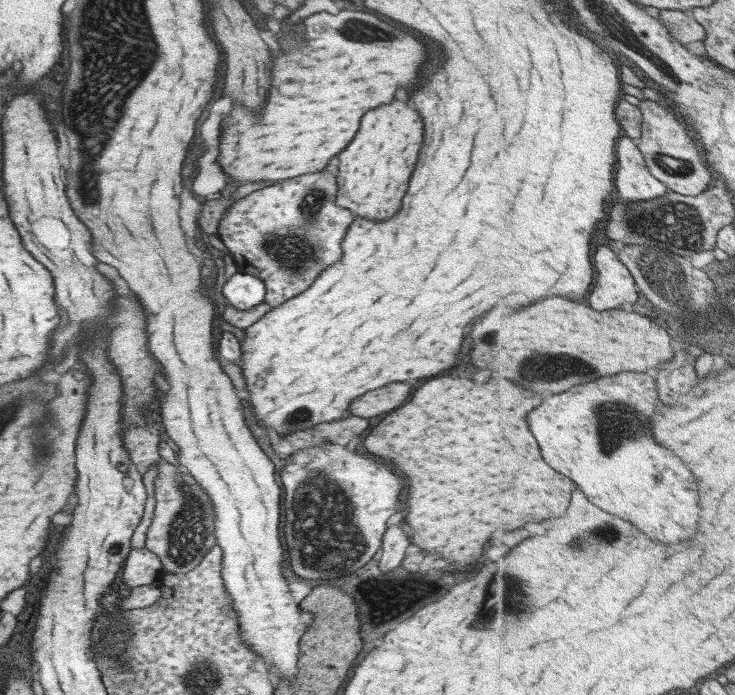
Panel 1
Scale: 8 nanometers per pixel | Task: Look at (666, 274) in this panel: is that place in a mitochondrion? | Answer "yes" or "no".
yes

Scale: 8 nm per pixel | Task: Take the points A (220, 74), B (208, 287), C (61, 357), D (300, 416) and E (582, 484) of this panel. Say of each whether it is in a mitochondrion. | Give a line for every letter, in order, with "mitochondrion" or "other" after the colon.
A: other
B: other
C: mitochondrion
D: mitochondrion
E: other

